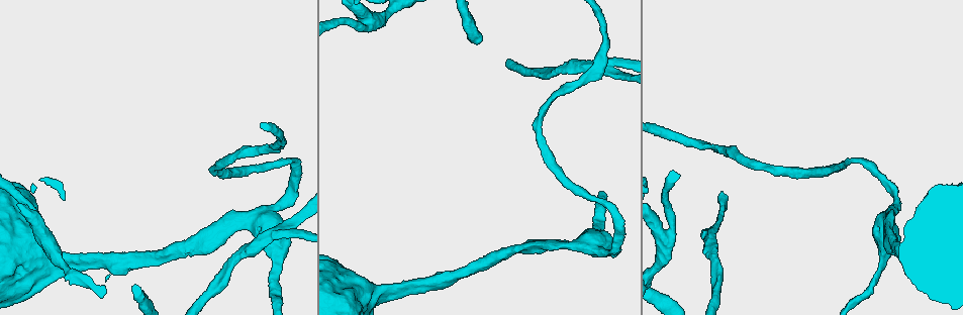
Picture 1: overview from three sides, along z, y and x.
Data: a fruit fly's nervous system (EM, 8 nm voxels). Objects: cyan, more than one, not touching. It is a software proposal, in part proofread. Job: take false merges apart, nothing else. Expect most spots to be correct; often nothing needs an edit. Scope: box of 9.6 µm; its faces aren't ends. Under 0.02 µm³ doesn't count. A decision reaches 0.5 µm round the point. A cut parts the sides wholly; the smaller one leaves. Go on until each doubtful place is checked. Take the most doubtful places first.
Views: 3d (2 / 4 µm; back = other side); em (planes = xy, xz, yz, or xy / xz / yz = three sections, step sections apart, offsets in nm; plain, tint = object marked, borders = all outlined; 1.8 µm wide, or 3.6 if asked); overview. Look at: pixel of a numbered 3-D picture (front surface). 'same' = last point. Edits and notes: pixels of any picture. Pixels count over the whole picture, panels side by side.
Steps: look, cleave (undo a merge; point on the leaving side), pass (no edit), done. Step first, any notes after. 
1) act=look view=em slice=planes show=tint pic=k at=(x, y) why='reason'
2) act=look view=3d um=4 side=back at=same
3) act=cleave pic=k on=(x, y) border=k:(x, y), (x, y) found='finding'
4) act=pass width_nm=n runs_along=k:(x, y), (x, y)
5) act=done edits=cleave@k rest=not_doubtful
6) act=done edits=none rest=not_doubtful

act=look view=3d um=4 pic=1 at=(713, 232)

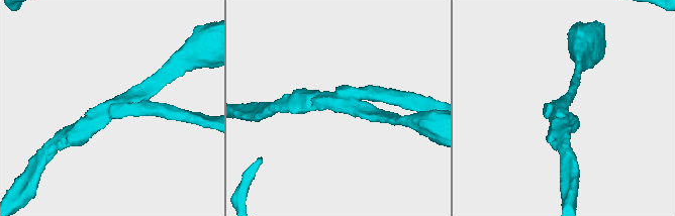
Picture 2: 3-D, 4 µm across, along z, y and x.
act=look view=em slice=xy step=16 show=tint pic=2 at=(560, 103)

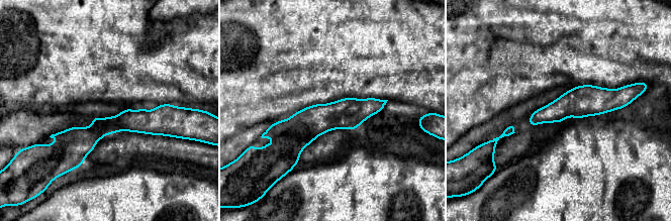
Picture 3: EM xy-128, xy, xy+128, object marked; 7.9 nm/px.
act=cleave pic=3 on=(129, 120) width_nm=120 part_leaving=3:(165, 107), (151, 121), (94, 125) found='two neurons meet here'

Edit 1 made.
act=look view=em slice=planes show=tint pic=1 at=(80, 260) why='touches itself'

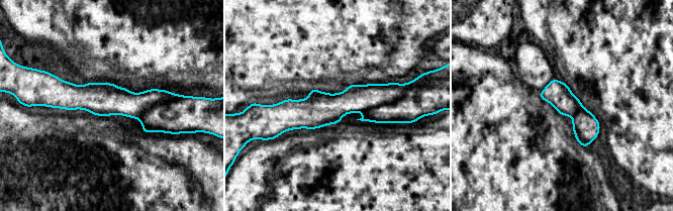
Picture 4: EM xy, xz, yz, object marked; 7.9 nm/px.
act=cleave pic=4 on=(416, 102) border=4:(406, 91), (393, 102), (363, 112) found='two neurons meet here'

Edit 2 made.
act=done edits=cleave@3,cleave@4 rest=not_doubtful

